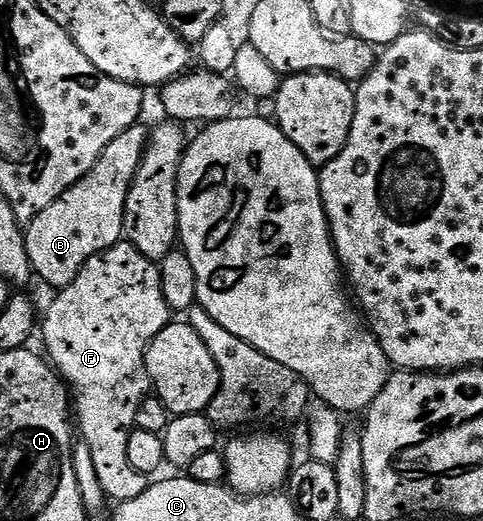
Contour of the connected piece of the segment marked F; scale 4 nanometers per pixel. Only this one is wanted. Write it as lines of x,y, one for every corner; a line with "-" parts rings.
124,239
90,258
76,278
55,296
48,314
42,317
47,360
70,390
74,421
80,424
80,433
84,436
82,443
90,451
90,460
94,463
98,483
102,483
105,498
112,503
138,499
138,495
148,489
150,481
145,474
130,467
126,443
136,428
138,407
150,393
148,372
144,369
148,344
170,323
170,310
162,295
159,264
146,259
146,255

